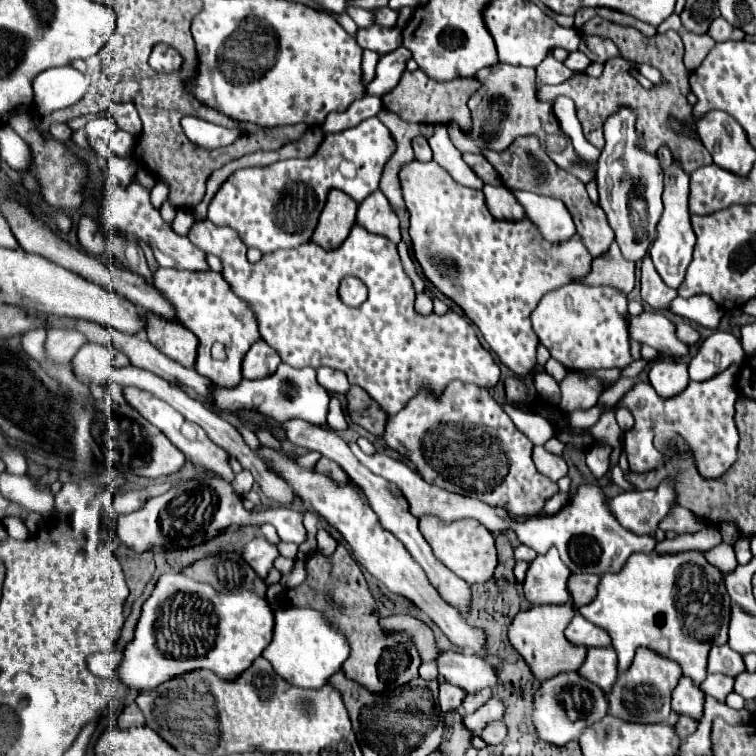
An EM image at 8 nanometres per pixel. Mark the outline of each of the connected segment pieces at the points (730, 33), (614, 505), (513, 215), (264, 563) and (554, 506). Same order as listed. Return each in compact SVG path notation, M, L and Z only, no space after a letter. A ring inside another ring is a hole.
M718 17L712 21L710 29L708 29L708 35L714 39L714 41L742 41L744 39L744 31L740 31L738 27L732 27L724 17Z
M664 479L656 489L646 491L624 491L610 499L608 507L612 509L614 517L636 535L654 535L658 529L658 523L670 515L672 507L678 505L678 491L676 491L676 479Z
M486 185L484 197L486 197L488 211L490 211L496 219L504 219L504 221L524 219L524 209L520 207L520 203L514 199L514 195L512 195L506 187Z
M254 537L244 547L244 559L254 567L254 571L264 579L274 565L274 559L280 555L278 545L266 541L264 537Z
M556 493L556 495L552 495L552 499L548 499L548 503L544 505L544 511L550 515L558 513L566 503L568 503L568 493Z

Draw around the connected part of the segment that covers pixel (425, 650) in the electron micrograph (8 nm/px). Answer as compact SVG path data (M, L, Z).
M392 615L392 617L382 619L380 625L388 633L390 631L392 633L394 631L408 633L416 643L422 661L432 661L432 659L436 659L436 655L440 655L440 649L438 649L436 641L434 641L434 631L424 621L420 621L420 619L412 617L412 615Z

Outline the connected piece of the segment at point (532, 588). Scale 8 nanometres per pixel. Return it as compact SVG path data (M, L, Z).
M552 547L546 555L538 555L530 563L524 579L524 595L534 605L568 603L572 597L568 595L568 577L568 565L562 563L556 547Z

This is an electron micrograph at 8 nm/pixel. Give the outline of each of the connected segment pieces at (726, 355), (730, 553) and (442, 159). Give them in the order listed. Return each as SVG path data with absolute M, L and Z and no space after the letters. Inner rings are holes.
M716 331L712 337L708 337L696 351L696 355L688 363L690 379L692 381L706 381L714 377L716 373L724 371L732 363L744 363L746 355L740 345L740 339L736 339L730 333Z
M722 543L718 547L714 547L712 551L706 551L706 559L712 563L712 565L720 565L724 573L730 573L738 567L738 561L736 561L736 553L734 553L734 547L728 545L728 543Z
M434 125L434 135L428 139L430 147L434 151L434 161L444 167L458 183L470 189L482 189L482 179L464 163L462 153L452 145L448 127L446 125Z

